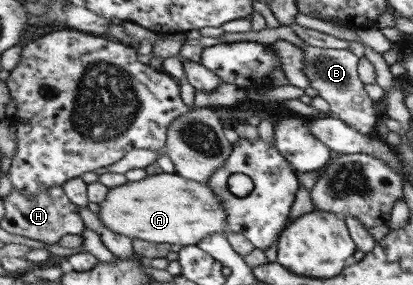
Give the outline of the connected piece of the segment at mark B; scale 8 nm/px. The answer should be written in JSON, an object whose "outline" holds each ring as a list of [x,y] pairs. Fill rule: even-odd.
{"outline":[[[308,44],[299,48],[302,50],[302,74],[306,76],[308,86],[330,106],[328,114],[353,127],[360,135],[375,134],[378,116],[358,79],[356,56],[347,49],[320,48]]]}

